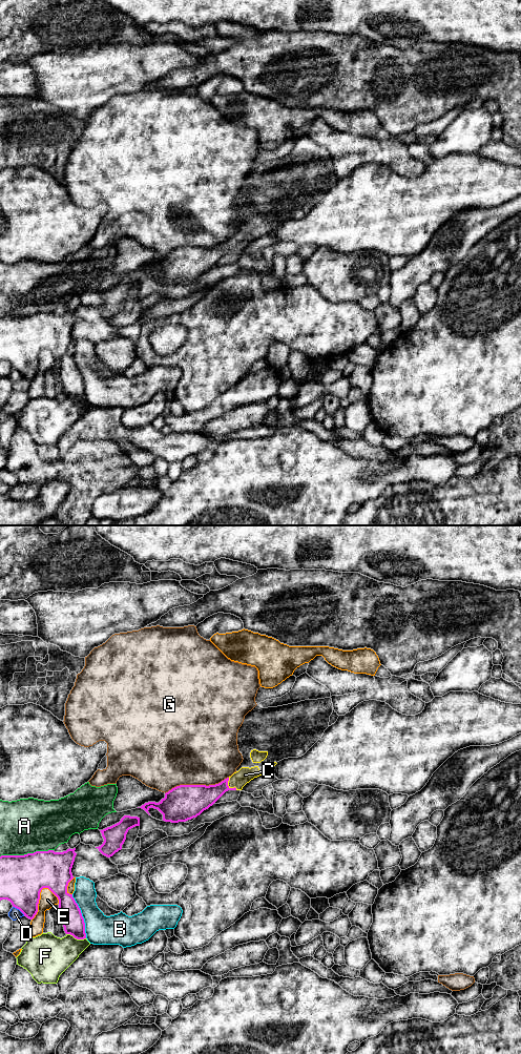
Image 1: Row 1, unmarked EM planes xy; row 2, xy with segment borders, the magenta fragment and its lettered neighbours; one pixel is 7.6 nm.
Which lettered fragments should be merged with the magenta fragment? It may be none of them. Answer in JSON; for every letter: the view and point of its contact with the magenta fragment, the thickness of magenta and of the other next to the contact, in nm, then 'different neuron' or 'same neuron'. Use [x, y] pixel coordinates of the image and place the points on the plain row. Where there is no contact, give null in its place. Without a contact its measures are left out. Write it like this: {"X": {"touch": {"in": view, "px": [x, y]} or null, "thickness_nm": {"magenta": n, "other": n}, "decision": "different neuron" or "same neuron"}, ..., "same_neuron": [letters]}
{"A": {"touch": {"in": "xy", "px": [27, 315]}, "thickness_nm": {"magenta": 340, "other": 420}, "decision": "different neuron"}, "B": {"touch": {"in": "xy", "px": [82, 378]}, "thickness_nm": {"magenta": 160, "other": 220}, "decision": "different neuron"}, "C": {"touch": {"in": "xy", "px": [228, 248]}, "thickness_nm": {"magenta": 200, "other": 120}, "decision": "same neuron"}, "D": {"touch": {"in": "xy", "px": [19, 371]}, "thickness_nm": {"magenta": 340, "other": 90}, "decision": "different neuron"}, "E": {"touch": {"in": "xy", "px": [38, 364]}, "thickness_nm": {"magenta": 340, "other": 130}, "decision": "different neuron"}, "F": {"touch": {"in": "xy", "px": [76, 399]}, "thickness_nm": {"magenta": 160, "other": 320}, "decision": "different neuron"}, "G": {"touch": {"in": "xy", "px": [196, 247]}, "thickness_nm": {"magenta": 280, "other": 500}, "decision": "different neuron"}, "same_neuron": ["C"]}

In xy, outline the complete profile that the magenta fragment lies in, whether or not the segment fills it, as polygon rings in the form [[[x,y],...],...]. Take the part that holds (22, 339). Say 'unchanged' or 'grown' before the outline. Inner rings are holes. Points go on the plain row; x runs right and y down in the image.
unchanged; [[[75,312],[1,317],[0,363],[9,363],[13,369],[33,381],[38,374],[40,354],[48,350],[59,361],[59,376],[65,395],[77,401],[86,400],[81,372],[72,356],[67,354],[68,345],[74,340]]]

